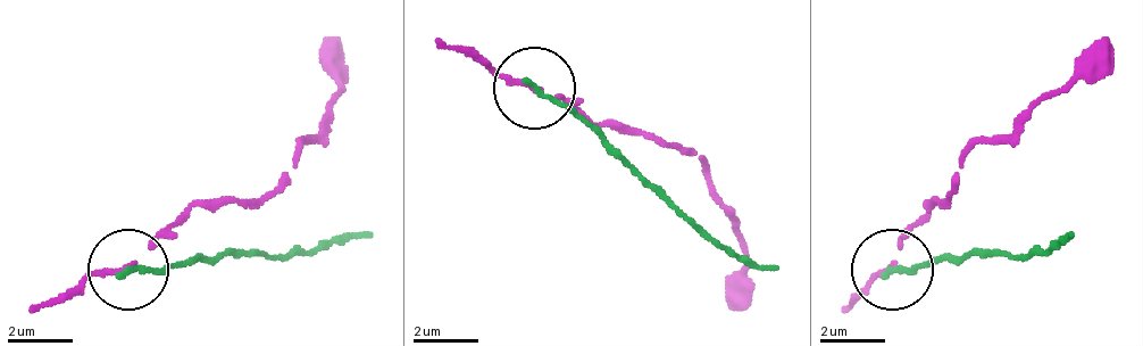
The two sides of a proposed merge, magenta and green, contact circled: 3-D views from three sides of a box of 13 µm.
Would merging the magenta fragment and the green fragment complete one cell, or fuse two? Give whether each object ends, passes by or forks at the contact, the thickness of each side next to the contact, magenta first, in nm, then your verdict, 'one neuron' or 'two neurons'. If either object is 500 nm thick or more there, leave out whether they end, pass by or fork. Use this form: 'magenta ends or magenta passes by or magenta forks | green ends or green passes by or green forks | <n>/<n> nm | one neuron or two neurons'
magenta passes by | green ends | 130/180 nm | two neurons

